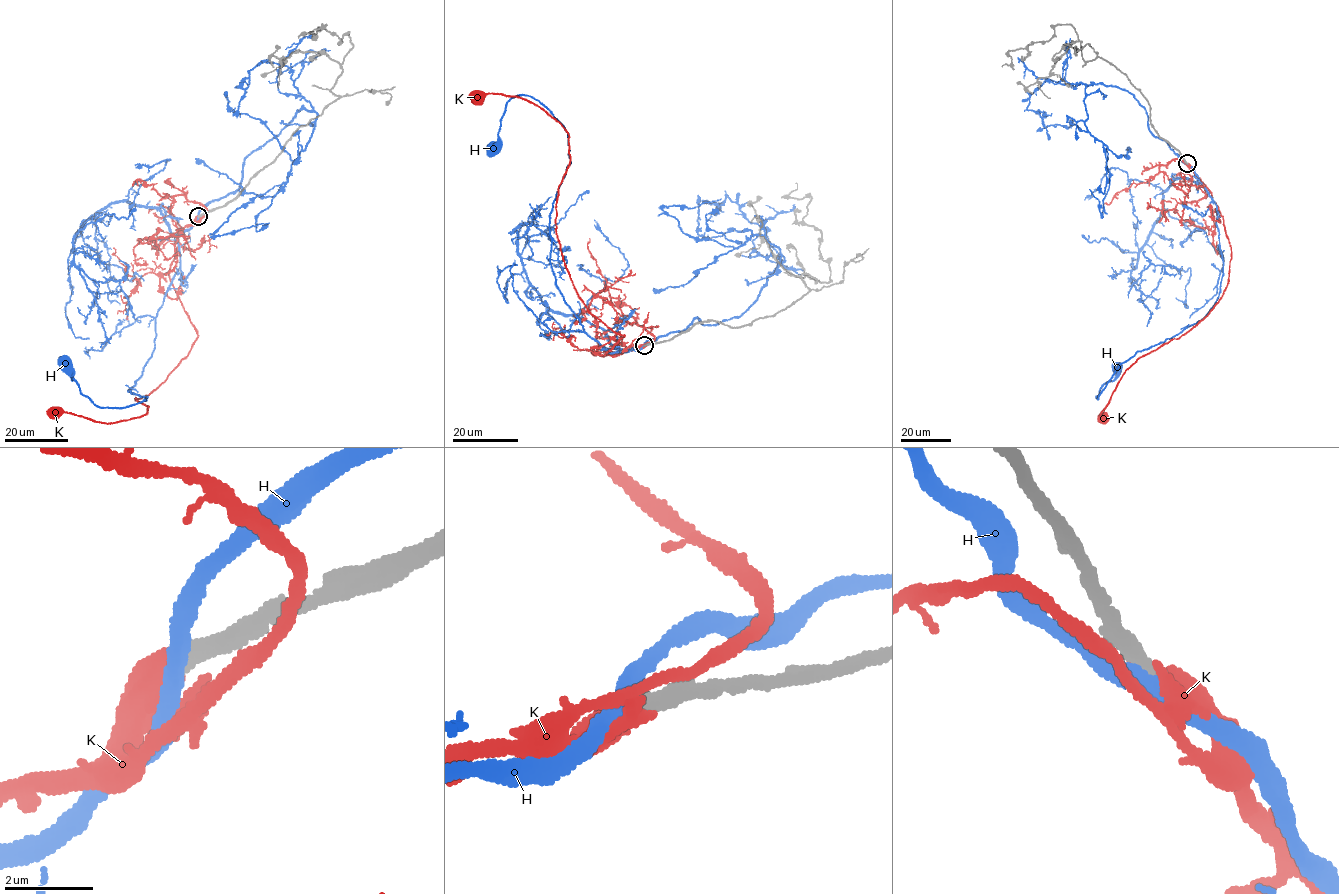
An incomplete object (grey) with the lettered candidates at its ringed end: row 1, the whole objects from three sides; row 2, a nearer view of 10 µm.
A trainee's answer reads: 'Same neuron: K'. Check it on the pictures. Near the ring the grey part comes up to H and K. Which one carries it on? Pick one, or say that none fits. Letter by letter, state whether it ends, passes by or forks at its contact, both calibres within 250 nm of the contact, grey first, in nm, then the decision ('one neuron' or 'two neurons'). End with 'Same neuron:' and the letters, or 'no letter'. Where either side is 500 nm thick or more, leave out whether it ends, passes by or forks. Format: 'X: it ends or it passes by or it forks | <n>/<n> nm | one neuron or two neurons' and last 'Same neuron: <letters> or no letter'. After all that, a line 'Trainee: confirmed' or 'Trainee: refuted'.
H: it passes by | 400/360 nm | two neurons
K: it ends | 400/480 nm | one neuron
Same neuron: K
Trainee: confirmed

